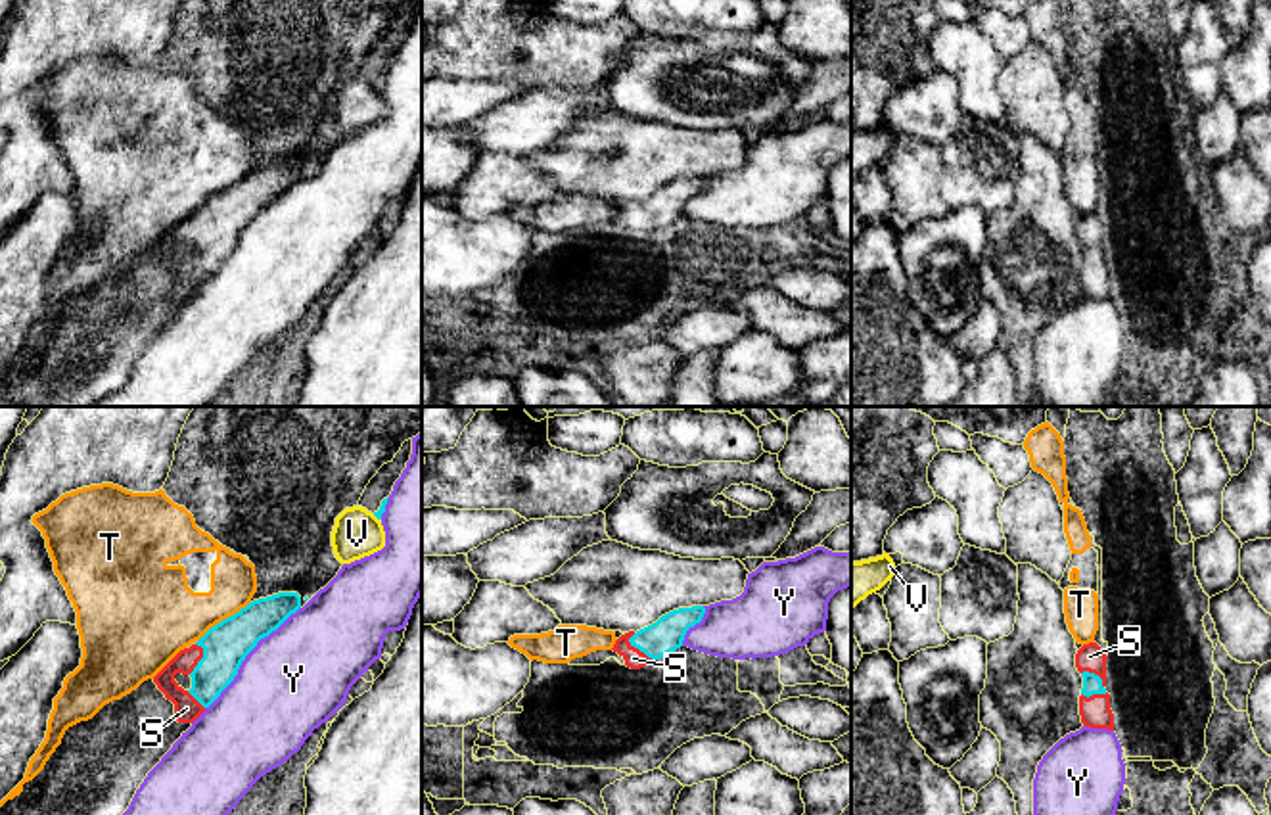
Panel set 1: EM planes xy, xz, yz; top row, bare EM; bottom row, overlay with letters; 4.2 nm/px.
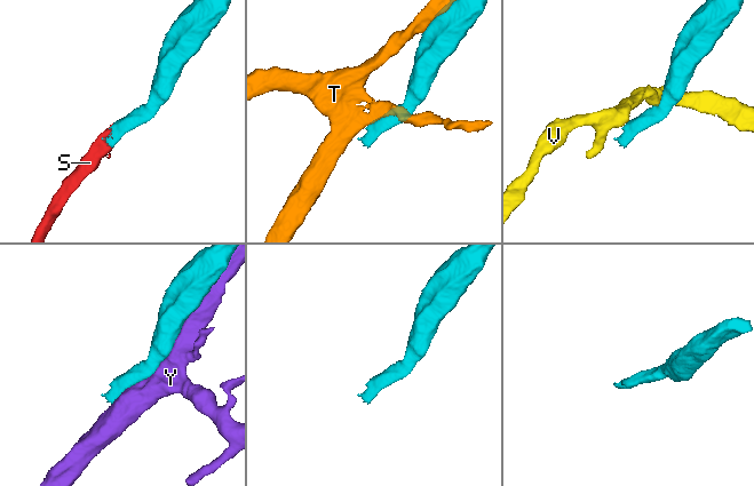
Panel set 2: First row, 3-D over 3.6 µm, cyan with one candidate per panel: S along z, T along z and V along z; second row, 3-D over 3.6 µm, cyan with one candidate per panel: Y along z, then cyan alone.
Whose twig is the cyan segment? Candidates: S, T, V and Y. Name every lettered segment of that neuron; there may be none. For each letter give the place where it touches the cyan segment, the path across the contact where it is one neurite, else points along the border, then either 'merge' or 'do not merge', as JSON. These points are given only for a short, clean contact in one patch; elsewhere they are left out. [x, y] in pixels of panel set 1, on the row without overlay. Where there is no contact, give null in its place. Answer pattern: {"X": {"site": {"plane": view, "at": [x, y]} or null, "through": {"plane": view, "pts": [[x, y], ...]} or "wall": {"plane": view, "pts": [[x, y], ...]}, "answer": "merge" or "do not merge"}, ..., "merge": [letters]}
{"S": {"site": {"plane": "xz", "at": [637, 217]}, "through": {"plane": "xz", "pts": [[666, 206], [637, 217], [633, 229]]}, "answer": "merge"}, "T": {"site": {"plane": "xy", "at": [223, 190]}, "answer": "do not merge"}, "V": {"site": {"plane": "xy", "at": [376, 87]}, "wall": {"plane": "xy", "pts": [[372, 85], [380, 91]]}, "answer": "do not merge"}, "Y": {"site": {"plane": "xy", "at": [248, 223]}, "answer": "do not merge"}, "merge": ["S"]}

